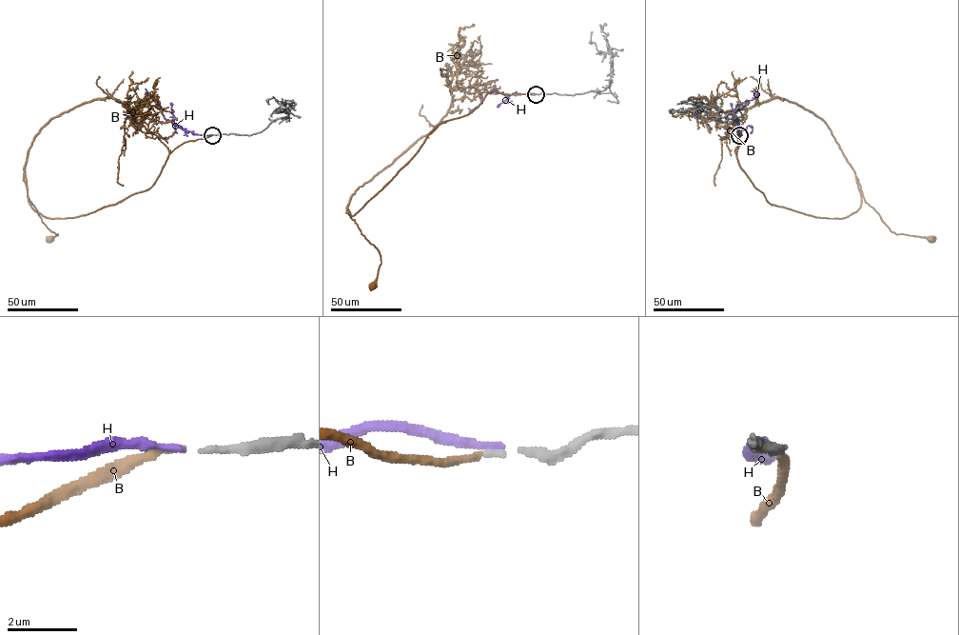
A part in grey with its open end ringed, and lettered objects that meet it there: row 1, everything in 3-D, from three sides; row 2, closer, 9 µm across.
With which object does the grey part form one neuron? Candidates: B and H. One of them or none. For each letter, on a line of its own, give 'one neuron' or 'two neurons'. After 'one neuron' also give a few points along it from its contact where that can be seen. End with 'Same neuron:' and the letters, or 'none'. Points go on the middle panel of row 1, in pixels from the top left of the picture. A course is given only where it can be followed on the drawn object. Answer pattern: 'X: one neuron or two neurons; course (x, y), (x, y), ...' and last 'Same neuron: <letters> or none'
B: one neuron; course (536, 94), (488, 93), (467, 114), (438, 125), (419, 150), (354, 215), (346, 209), (381, 257), (372, 285)
H: two neurons
Same neuron: B

